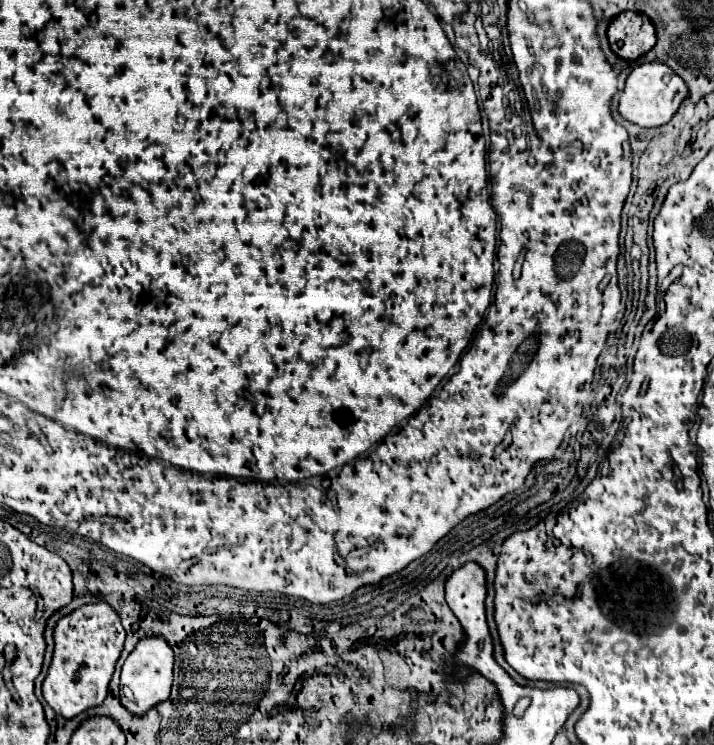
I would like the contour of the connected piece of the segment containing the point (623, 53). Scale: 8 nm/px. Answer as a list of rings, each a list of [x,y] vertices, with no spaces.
[[[624,11],[616,15],[608,27],[608,41],[612,51],[626,61],[636,61],[656,45],[656,29],[646,15]]]

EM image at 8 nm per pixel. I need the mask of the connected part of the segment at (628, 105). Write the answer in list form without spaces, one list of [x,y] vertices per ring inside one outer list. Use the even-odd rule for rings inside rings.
[[[654,61],[654,63],[644,63],[632,69],[624,89],[620,91],[618,111],[624,119],[628,119],[634,125],[662,127],[676,115],[676,111],[688,97],[690,97],[690,91],[686,83],[668,65]]]

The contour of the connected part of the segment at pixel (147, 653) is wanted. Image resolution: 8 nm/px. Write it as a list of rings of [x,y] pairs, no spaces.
[[[160,637],[140,639],[136,649],[128,655],[128,659],[122,667],[122,675],[120,675],[120,703],[122,703],[122,707],[128,709],[132,715],[142,717],[156,705],[164,703],[170,697],[172,663],[174,663],[174,653],[164,639],[160,639]]]

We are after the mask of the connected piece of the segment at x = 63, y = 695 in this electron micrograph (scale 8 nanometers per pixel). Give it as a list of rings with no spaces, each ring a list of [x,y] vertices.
[[[106,603],[84,605],[58,621],[54,629],[56,647],[52,665],[42,685],[42,695],[58,717],[74,719],[80,713],[102,705],[108,695],[114,665],[124,649],[124,639],[126,631],[120,623],[120,617]]]

